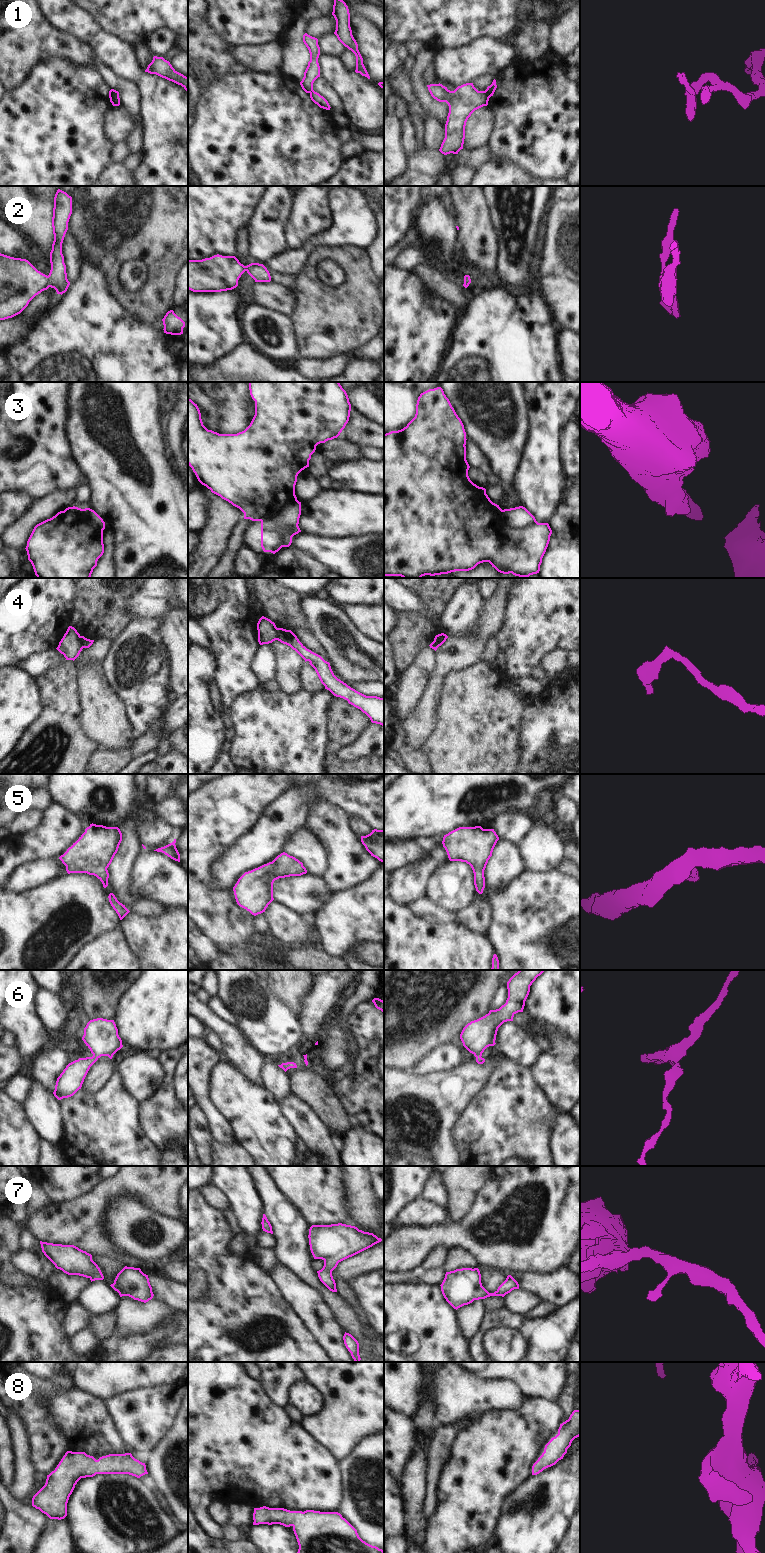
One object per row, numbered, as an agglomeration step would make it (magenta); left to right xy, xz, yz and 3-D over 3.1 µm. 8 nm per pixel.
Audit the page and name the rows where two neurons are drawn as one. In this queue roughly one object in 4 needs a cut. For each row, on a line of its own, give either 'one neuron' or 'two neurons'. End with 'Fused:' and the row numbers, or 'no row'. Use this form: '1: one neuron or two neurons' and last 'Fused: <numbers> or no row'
1: two neurons
2: one neuron
3: two neurons
4: two neurons
5: one neuron
6: one neuron
7: one neuron
8: one neuron
Fused: 1, 3, 4

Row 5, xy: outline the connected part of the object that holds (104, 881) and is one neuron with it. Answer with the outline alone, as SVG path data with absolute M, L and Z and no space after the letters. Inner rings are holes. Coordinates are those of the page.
M90 824L79 839L73 843L67 851L59 857L70 873L87 873L96 876L103 884L108 886L109 873L107 868L111 864L122 841L122 833L118 827L106 827L103 825Z

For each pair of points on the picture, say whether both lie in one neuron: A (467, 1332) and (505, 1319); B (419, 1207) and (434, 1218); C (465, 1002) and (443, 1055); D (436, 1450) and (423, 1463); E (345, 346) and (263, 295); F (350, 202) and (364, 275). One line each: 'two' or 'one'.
A: two
B: one
C: two
D: two
E: two
F: two

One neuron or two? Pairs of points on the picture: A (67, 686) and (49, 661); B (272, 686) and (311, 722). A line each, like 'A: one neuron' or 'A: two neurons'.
A: two neurons
B: two neurons

